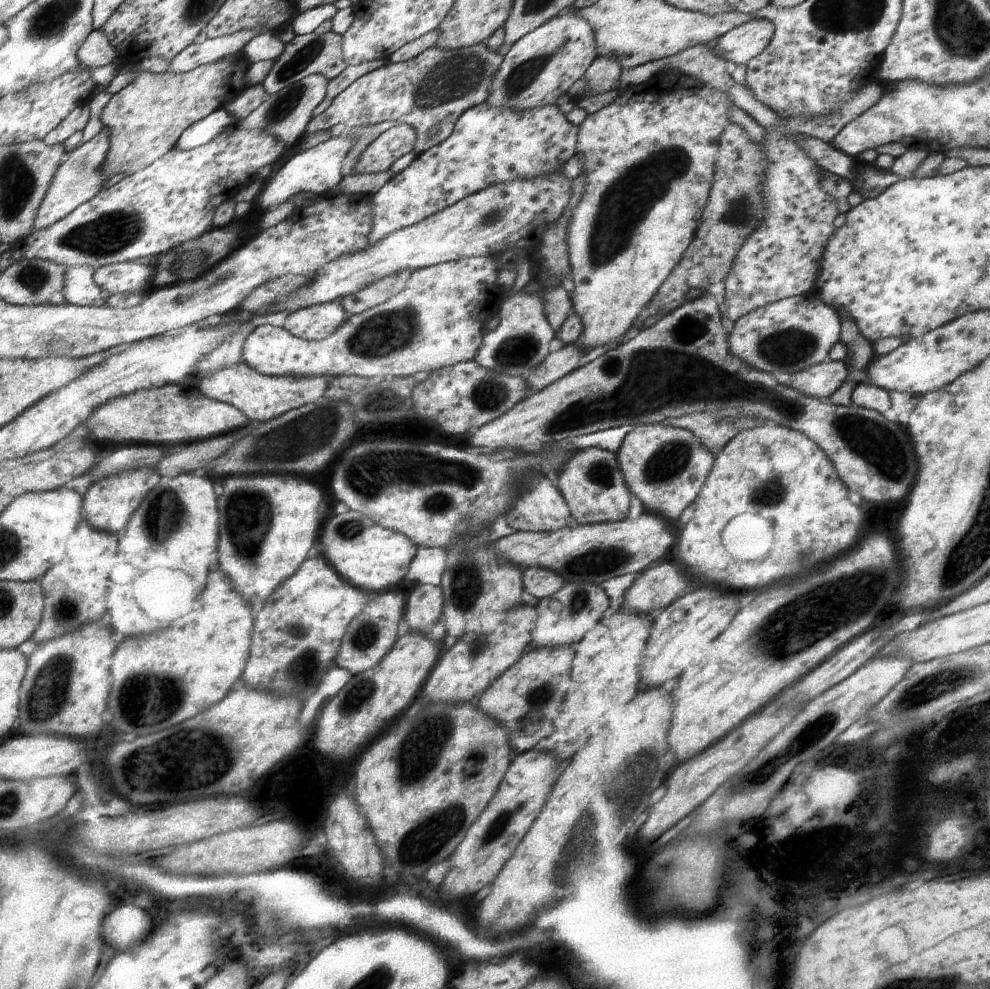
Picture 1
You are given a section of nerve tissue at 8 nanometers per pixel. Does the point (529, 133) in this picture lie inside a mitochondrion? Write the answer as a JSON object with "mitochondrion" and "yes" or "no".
{"mitochondrion":"no"}

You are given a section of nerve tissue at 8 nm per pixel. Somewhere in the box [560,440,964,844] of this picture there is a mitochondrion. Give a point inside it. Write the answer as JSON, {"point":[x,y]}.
{"point":[853,597]}

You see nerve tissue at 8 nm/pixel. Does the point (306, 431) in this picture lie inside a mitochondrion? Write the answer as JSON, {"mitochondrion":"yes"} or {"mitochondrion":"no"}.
{"mitochondrion":"yes"}

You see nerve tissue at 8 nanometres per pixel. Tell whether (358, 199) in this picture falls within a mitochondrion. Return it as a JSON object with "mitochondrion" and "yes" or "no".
{"mitochondrion":"no"}

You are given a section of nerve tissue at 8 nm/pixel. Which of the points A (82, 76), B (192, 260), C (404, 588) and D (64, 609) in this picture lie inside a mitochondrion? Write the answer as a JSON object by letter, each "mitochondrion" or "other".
{"A":"other","B":"mitochondrion","C":"other","D":"mitochondrion"}

